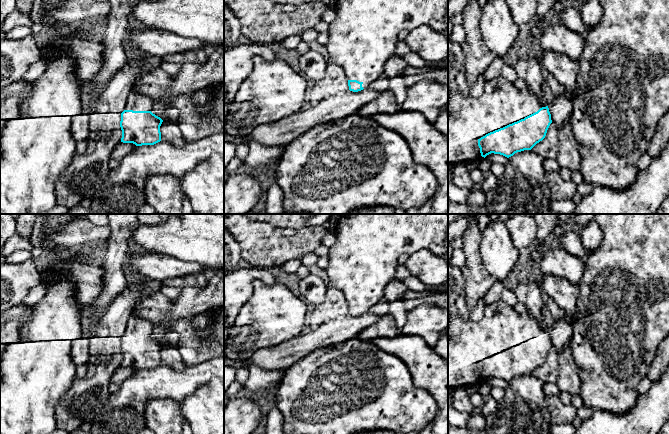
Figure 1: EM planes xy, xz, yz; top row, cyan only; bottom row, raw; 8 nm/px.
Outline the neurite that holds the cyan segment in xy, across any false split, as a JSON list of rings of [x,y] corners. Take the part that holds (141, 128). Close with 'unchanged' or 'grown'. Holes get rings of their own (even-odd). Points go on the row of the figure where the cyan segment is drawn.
[[[130,92],[125,110],[121,113],[121,142],[142,146],[161,141],[160,126],[163,120],[151,112],[153,104],[150,97]]] | grown

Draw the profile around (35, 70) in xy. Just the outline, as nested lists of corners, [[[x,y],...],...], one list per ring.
[[[40,58],[38,61],[31,64],[27,73],[24,75],[22,81],[32,82],[38,79],[47,69],[47,62],[44,58]]]

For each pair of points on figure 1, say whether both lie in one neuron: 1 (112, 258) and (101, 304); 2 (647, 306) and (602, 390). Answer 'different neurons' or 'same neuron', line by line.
1: same neuron
2: same neuron

